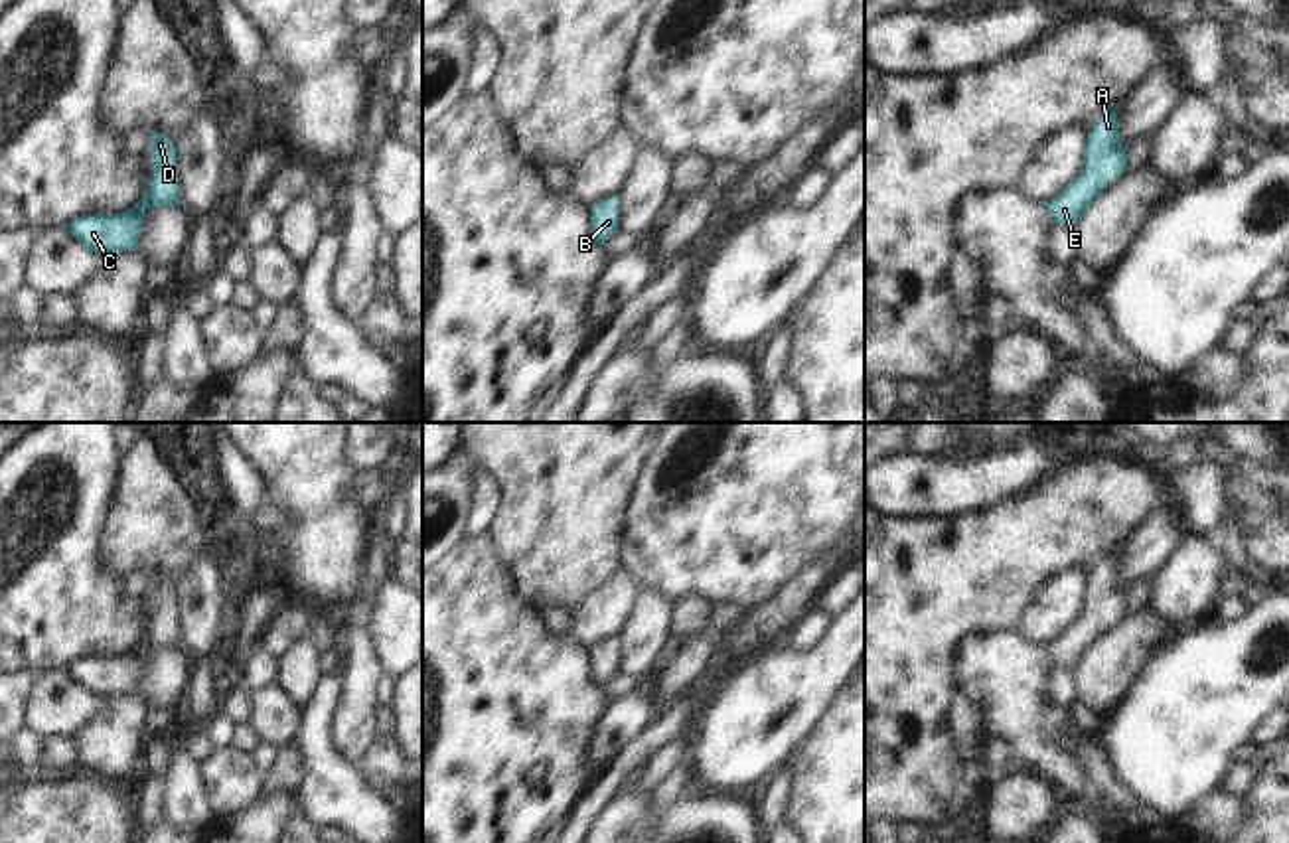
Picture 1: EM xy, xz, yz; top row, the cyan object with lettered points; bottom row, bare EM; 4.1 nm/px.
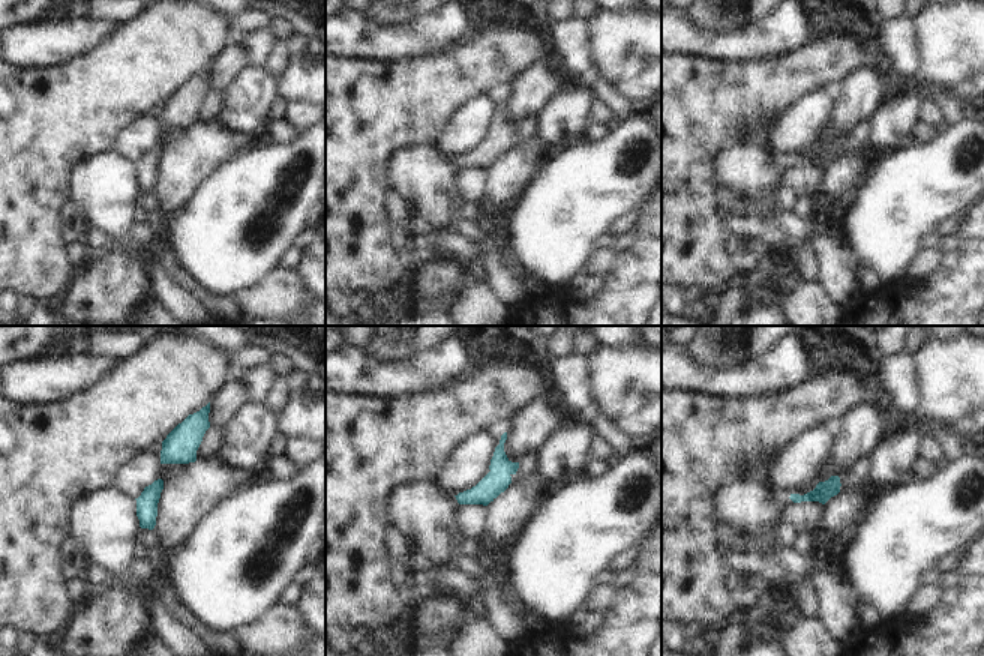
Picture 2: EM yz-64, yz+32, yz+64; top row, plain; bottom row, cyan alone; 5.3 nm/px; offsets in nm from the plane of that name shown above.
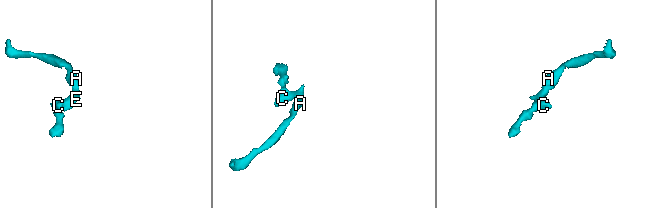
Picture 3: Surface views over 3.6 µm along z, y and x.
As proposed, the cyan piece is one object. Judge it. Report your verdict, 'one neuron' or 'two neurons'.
one neuron

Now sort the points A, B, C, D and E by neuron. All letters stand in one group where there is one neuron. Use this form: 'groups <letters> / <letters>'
groups A B C D E

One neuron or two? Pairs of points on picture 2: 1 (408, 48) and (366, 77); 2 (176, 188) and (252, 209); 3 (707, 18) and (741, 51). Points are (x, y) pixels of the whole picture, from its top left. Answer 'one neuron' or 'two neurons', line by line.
1: two neurons
2: two neurons
3: two neurons

